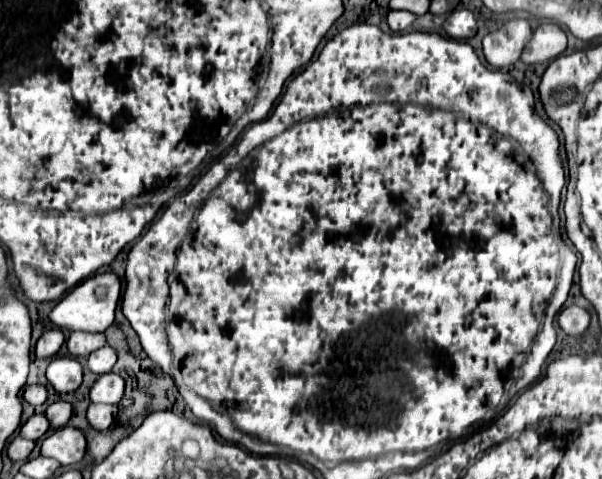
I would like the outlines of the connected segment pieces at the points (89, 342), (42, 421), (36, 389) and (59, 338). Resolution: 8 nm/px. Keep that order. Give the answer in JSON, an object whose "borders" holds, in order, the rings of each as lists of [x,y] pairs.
{"borders":[[[[73,331],[71,337],[67,339],[67,349],[73,357],[85,359],[89,353],[97,351],[99,347],[103,347],[105,335],[103,333],[89,333],[89,331]]],[[[37,413],[33,417],[27,419],[27,423],[21,427],[21,437],[25,439],[31,439],[31,441],[37,441],[39,437],[43,437],[49,429],[49,421],[43,413]]],[[[29,385],[29,387],[25,387],[23,397],[31,405],[43,405],[47,399],[47,389],[43,385]]],[[[49,329],[39,337],[39,341],[35,345],[35,355],[37,357],[53,357],[59,351],[59,347],[63,345],[63,341],[65,341],[65,335],[61,329]]]]}

